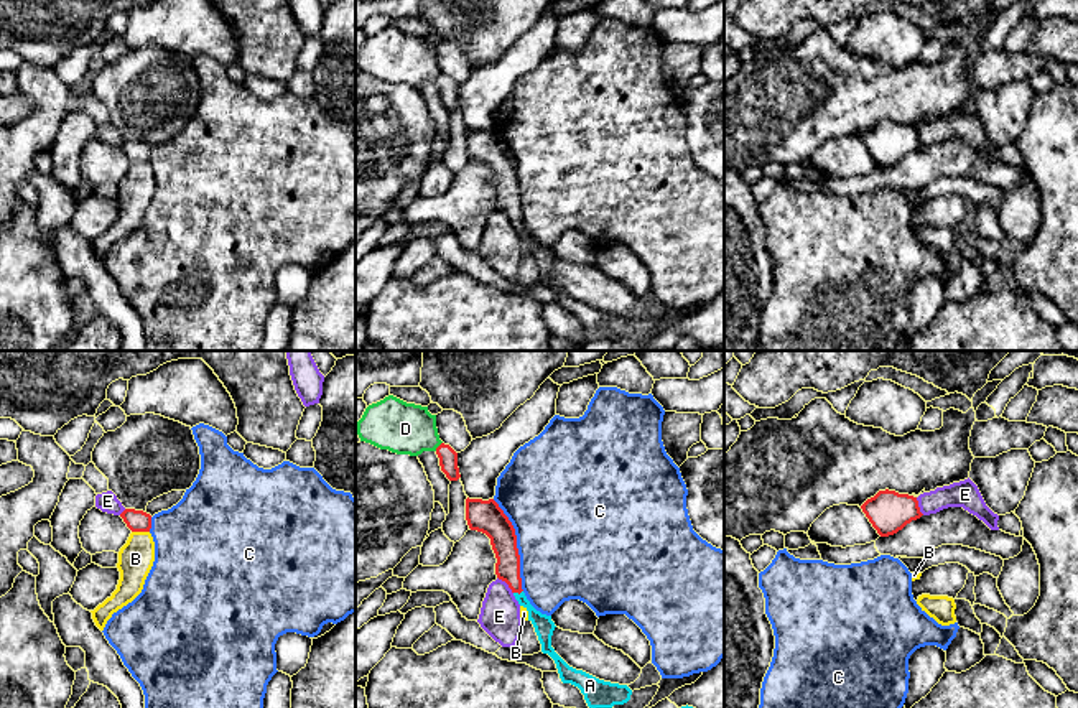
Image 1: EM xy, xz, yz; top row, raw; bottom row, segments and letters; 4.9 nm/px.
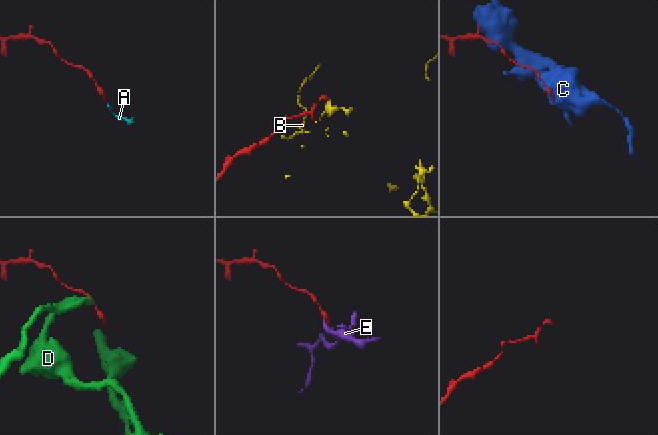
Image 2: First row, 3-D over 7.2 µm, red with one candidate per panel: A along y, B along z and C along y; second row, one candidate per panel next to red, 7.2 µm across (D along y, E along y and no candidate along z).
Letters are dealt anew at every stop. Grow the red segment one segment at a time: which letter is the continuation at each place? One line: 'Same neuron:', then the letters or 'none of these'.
Same neuron: A

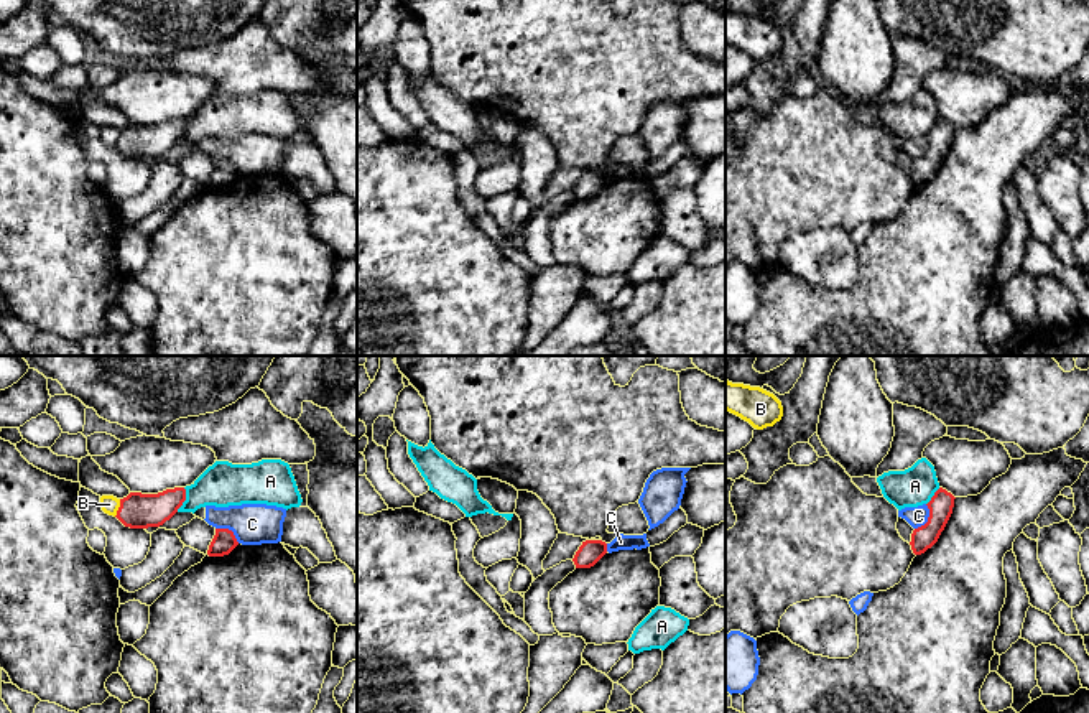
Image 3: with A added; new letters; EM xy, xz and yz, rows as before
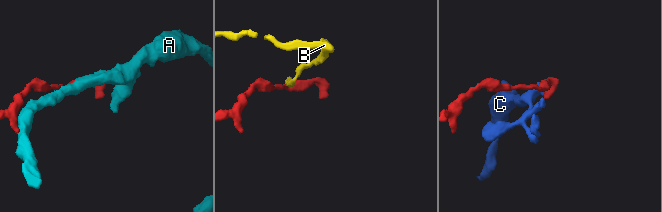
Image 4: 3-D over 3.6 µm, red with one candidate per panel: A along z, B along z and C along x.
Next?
Same neuron: none of these

